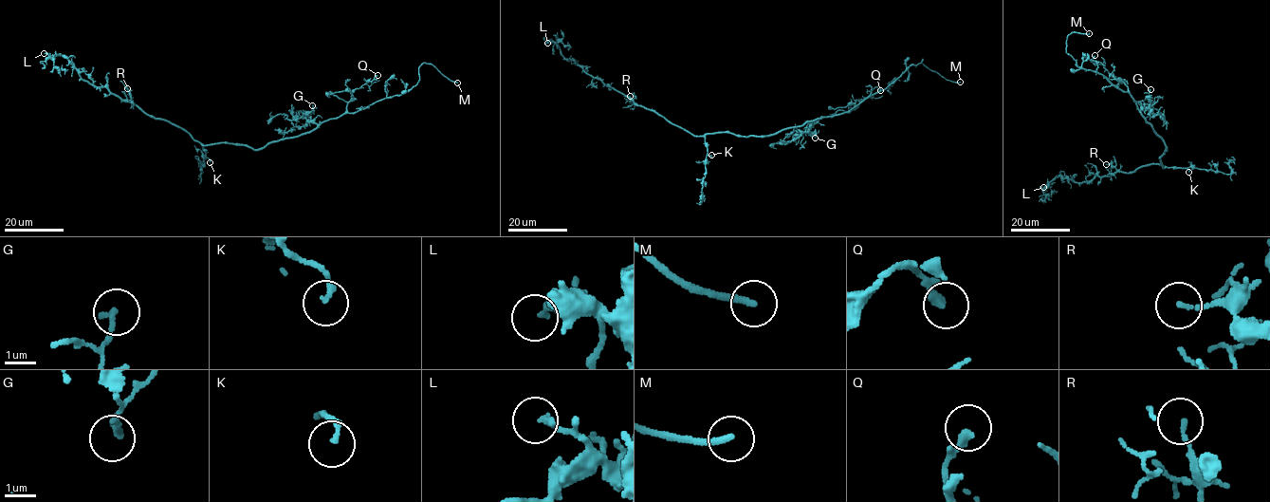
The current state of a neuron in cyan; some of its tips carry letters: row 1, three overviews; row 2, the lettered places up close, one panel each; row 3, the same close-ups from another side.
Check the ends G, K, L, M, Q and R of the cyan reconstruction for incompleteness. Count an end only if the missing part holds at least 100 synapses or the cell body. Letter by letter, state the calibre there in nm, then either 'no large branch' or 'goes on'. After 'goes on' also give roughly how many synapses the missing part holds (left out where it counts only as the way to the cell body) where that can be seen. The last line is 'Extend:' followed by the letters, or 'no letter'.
G: 170 nm | no large branch
K: 160 nm | no large branch
L: 200 nm | no large branch
M: 240 nm | goes on
Q: 280 nm | no large branch
R: 130 nm | no large branch
Extend: M

